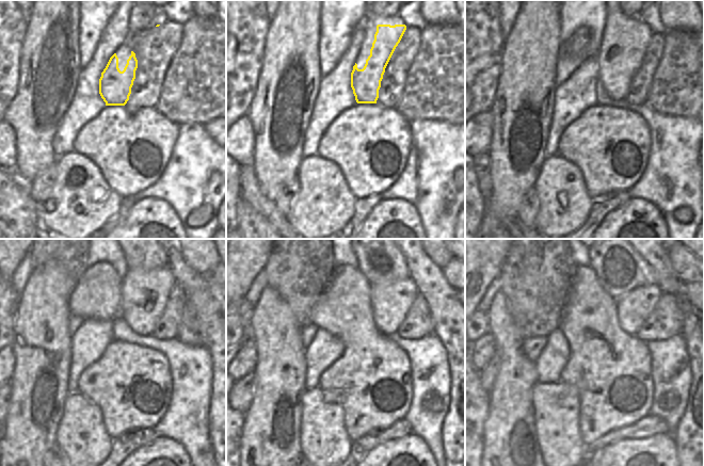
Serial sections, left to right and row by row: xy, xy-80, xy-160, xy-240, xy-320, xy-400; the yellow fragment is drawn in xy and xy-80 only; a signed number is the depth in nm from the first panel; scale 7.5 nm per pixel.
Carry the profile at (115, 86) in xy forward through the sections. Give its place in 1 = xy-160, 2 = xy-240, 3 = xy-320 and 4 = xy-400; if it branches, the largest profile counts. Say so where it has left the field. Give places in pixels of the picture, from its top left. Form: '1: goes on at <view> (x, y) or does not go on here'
1: goes on at xy-160 (629, 44)
2: goes on at xy-240 (153, 287)
3: goes on at xy-320 (390, 302)
4: goes on at xy-400 (634, 307)

